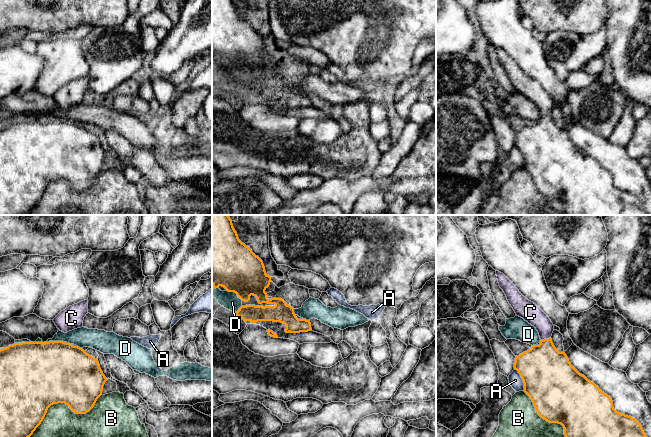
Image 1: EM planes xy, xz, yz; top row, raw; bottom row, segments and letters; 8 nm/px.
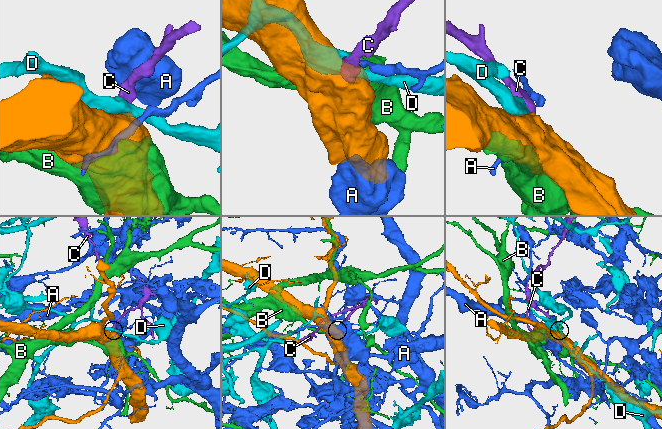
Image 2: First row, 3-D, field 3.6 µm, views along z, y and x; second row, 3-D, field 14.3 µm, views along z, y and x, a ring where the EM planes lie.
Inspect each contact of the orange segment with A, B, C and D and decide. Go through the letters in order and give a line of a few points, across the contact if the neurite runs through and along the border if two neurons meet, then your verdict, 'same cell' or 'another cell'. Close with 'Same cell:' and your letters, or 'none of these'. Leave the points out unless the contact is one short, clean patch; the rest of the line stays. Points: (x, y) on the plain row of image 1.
A: another cell
B: another cell
C: same cell
D: another cell
Same cell: C

